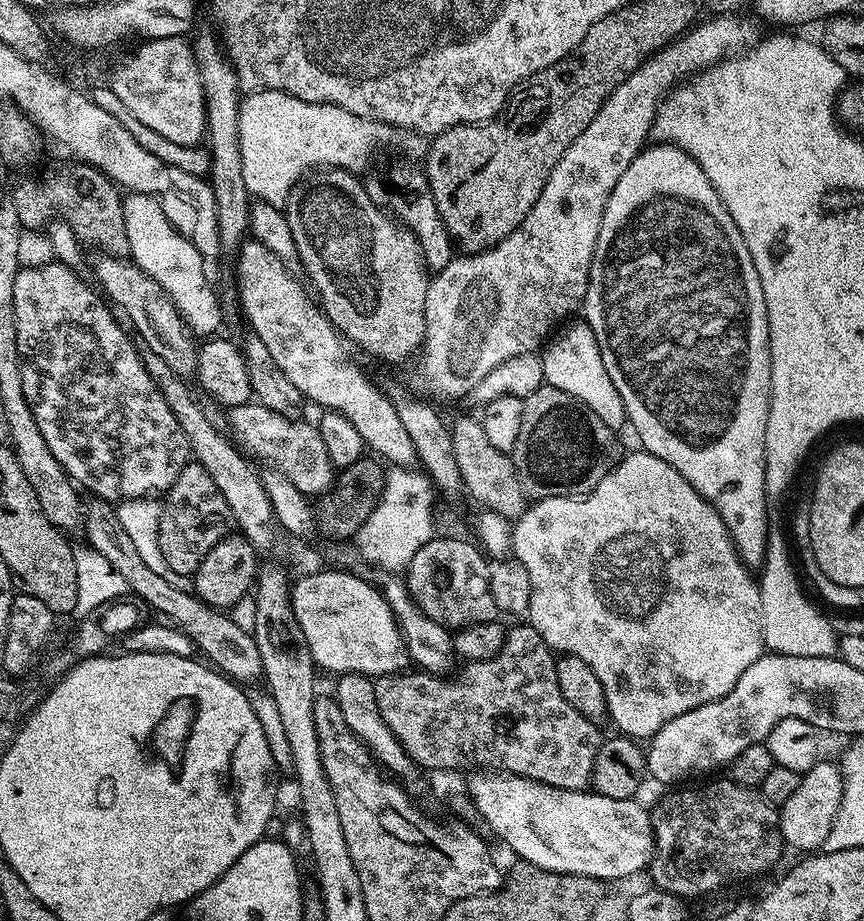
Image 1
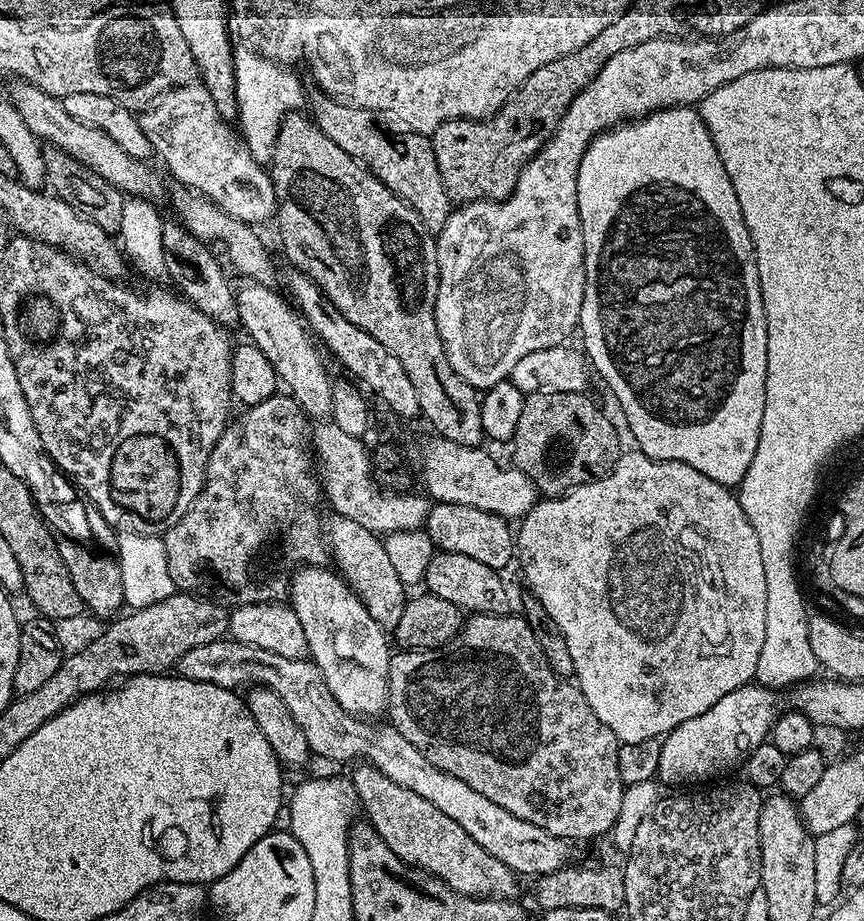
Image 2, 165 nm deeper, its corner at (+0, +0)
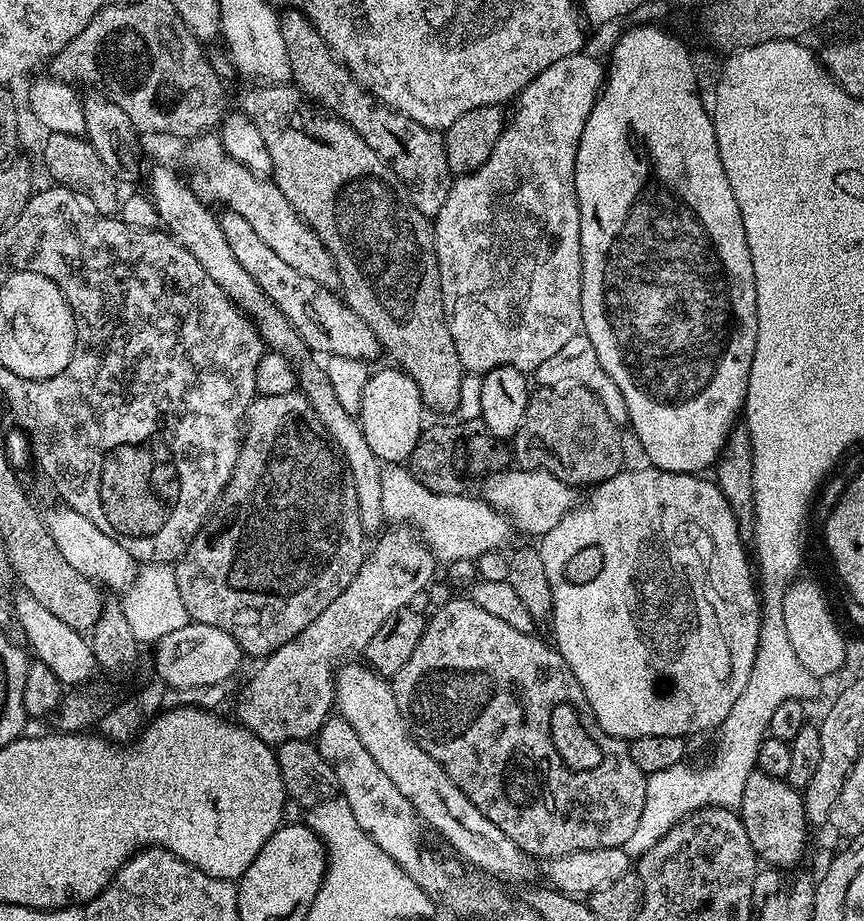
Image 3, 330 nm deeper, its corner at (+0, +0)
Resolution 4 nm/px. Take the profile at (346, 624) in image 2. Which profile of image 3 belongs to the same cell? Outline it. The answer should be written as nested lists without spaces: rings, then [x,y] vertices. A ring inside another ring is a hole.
[[[352,662],[341,663],[336,673],[335,711],[354,726],[362,744],[370,750],[370,758],[374,758],[386,778],[398,786],[421,821],[434,828],[463,857],[460,857],[463,861],[469,860],[476,867],[508,880],[530,879],[533,861],[528,854],[506,838],[506,834],[502,834],[502,830],[498,830],[498,826],[494,826],[494,822],[490,822],[490,818],[486,818],[482,810],[462,794],[450,774],[446,774],[446,770],[442,770],[442,766],[438,766],[438,762],[418,746],[407,718],[402,710],[398,710],[391,683],[363,663],[348,663]]]

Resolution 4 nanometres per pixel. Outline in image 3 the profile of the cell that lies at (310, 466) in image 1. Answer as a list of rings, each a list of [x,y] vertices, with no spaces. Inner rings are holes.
[[[392,466],[381,475],[382,484],[382,514],[385,521],[392,526],[407,526],[415,530],[420,539],[440,562],[453,560],[471,560],[476,562],[480,556],[487,552],[503,549],[504,543],[514,533],[514,525],[507,516],[503,516],[498,510],[494,510],[483,498],[472,497],[472,494],[451,496],[450,494],[438,494],[431,492],[422,482],[413,478],[411,471],[404,466]]]

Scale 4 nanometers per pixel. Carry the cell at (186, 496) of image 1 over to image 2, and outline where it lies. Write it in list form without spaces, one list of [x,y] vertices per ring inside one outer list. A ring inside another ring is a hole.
[[[277,394],[266,398],[266,402],[258,402],[247,409],[244,416],[244,424],[248,428],[260,428],[260,476],[256,473],[256,456],[252,453],[252,448],[244,444],[244,440],[238,433],[232,430],[225,431],[224,435],[218,438],[214,450],[210,450],[210,458],[206,462],[204,471],[204,484],[200,487],[200,493],[194,498],[194,502],[170,526],[170,530],[165,532],[162,539],[166,546],[166,562],[170,566],[170,578],[176,583],[177,589],[185,592],[195,593],[196,588],[212,588],[217,584],[220,588],[225,588],[230,595],[240,604],[270,604],[280,602],[288,596],[288,586],[293,572],[301,566],[324,566],[329,563],[330,552],[326,547],[326,528],[320,525],[320,500],[322,504],[322,489],[317,473],[314,471],[314,452],[310,447],[310,420],[298,406],[298,402],[287,394]]]

